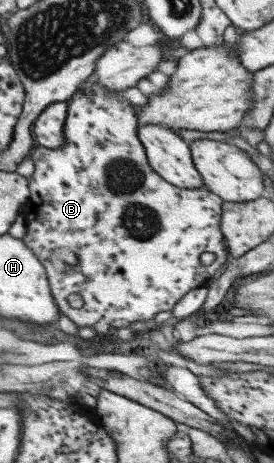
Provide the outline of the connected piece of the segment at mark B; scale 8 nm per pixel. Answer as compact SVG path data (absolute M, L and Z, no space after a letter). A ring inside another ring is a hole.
M94 78L88 80L86 90L90 90L92 94L84 94L84 88L79 89L67 104L67 118L63 126L64 137L66 137L66 146L50 150L48 148L38 146L32 152L32 160L35 164L35 171L28 179L30 196L28 205L30 212L24 215L26 221L26 235L22 240L24 244L34 252L38 260L44 265L47 272L48 280L51 286L51 293L59 310L68 316L76 326L93 326L97 334L102 336L115 335L112 328L122 328L128 326L131 322L137 320L150 320L165 310L172 310L174 305L180 301L185 294L188 294L195 288L206 286L206 282L220 269L224 269L227 264L229 250L227 249L225 236L222 234L220 227L220 212L222 212L222 198L217 194L212 194L210 190L204 188L183 189L166 182L154 169L149 165L146 157L144 146L138 139L138 116L136 116L136 107L132 106L126 98L122 96L114 96L110 94L113 91L98 86L98 82L94 82ZM202 252L213 252L216 260L210 265L204 265L200 261ZM78 292L82 296L84 304L81 308L72 308L68 303L68 296Z

